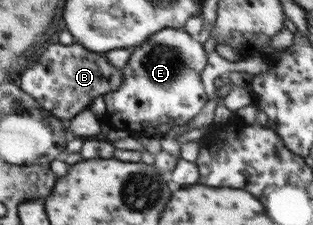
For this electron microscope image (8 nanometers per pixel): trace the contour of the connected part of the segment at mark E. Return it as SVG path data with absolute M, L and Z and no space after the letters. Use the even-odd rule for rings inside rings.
M162 29L149 37L148 42L132 49L127 64L120 70L122 83L116 90L103 96L105 112L112 120L117 119L121 126L130 128L131 134L159 136L166 133L172 126L185 124L198 114L202 104L206 102L206 94L200 84L200 70L206 64L206 54L198 42L194 42L184 30Z

